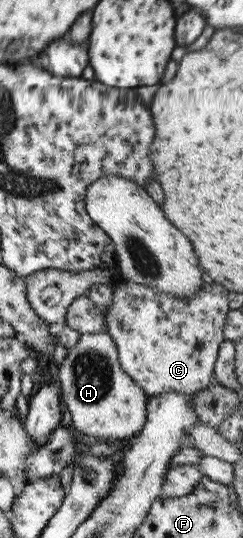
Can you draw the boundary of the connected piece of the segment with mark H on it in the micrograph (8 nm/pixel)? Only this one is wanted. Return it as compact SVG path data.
M105 332L80 334L74 348L54 372L62 386L62 402L70 413L75 433L94 438L130 438L144 425L148 400L141 388L121 368L114 343Z

